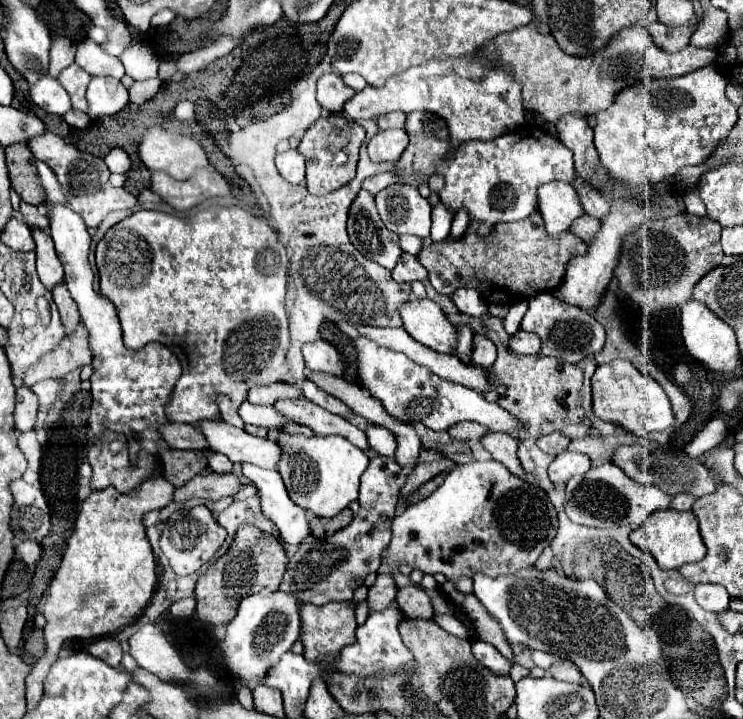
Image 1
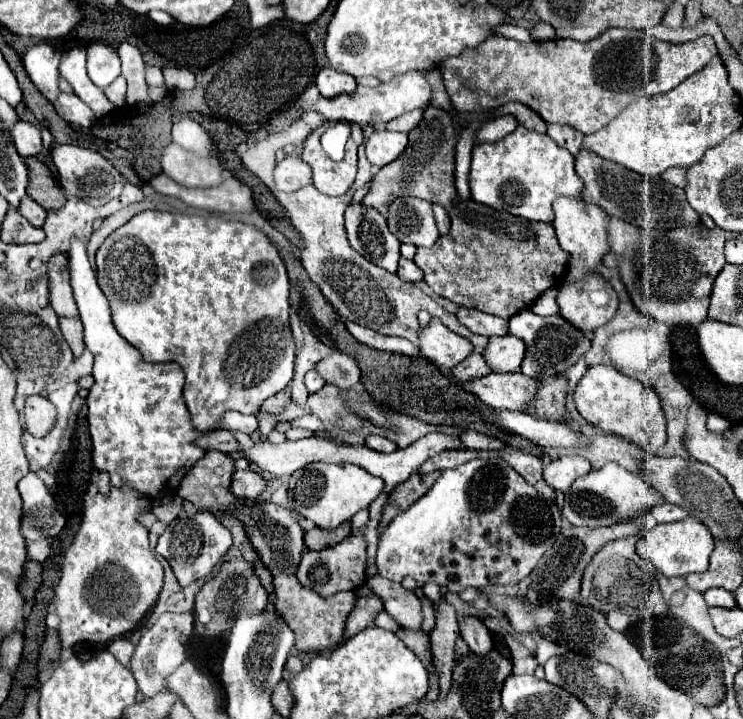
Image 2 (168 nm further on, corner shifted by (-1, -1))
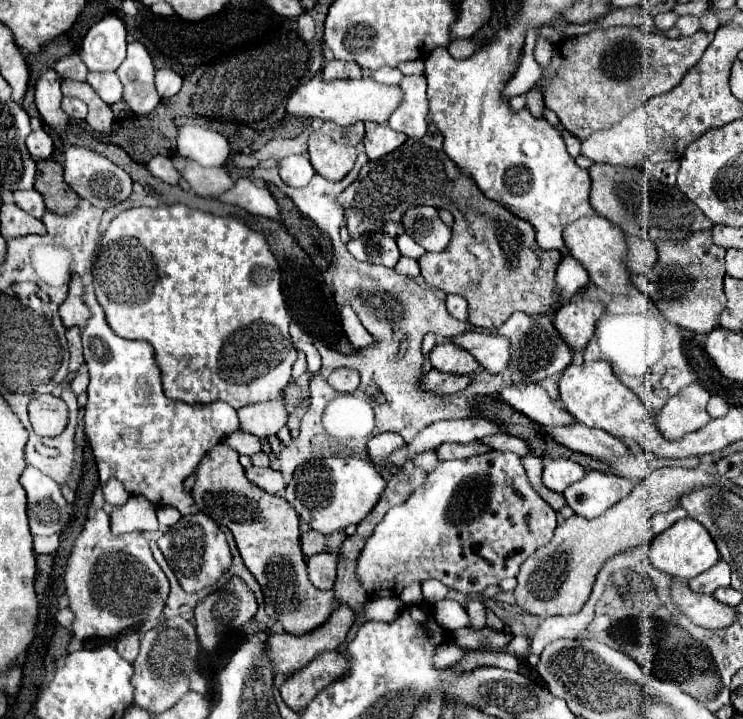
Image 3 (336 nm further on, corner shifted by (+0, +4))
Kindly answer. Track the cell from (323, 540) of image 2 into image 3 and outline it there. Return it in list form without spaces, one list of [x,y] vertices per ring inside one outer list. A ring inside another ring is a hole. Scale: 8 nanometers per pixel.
[[[309,530],[307,534],[301,536],[301,550],[303,550],[303,554],[307,558],[315,556],[319,552],[331,552],[331,554],[335,554],[339,550],[339,546],[343,544],[345,538],[347,536],[345,536],[343,530],[333,532],[333,534],[321,534],[321,532]]]

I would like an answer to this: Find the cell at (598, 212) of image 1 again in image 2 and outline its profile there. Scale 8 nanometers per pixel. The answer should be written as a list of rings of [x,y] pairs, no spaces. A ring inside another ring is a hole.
[[[608,217],[608,243],[610,243],[610,251],[620,257],[618,263],[620,277],[628,289],[628,295],[632,297],[632,303],[640,313],[646,313],[660,323],[692,325],[692,327],[700,325],[708,317],[712,283],[726,263],[724,259],[726,233],[722,229],[718,227],[708,229],[702,223],[698,223],[692,227],[678,227],[670,231],[656,231],[656,229],[646,231],[636,225],[628,225],[618,217]]]

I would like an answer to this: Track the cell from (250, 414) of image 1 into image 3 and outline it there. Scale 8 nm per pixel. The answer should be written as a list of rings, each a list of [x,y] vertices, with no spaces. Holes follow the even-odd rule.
[[[91,274],[83,276],[85,286],[85,302],[91,308],[91,318],[87,326],[83,328],[83,354],[85,364],[89,372],[89,400],[85,406],[85,434],[89,440],[89,446],[93,450],[97,470],[101,484],[105,484],[109,478],[115,478],[123,482],[125,490],[129,494],[141,494],[155,506],[173,506],[183,516],[189,516],[191,512],[197,512],[193,496],[185,490],[183,480],[199,466],[201,458],[221,442],[223,434],[231,434],[239,430],[239,418],[237,410],[231,408],[227,402],[215,402],[215,404],[199,404],[189,406],[185,402],[169,400],[163,394],[161,384],[161,372],[155,364],[155,354],[151,344],[147,342],[129,342],[125,338],[119,338],[107,324],[103,308],[99,308],[99,302],[93,294]]]

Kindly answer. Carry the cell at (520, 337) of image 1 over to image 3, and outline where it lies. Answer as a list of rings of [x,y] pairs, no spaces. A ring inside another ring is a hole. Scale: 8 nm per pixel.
[[[465,332],[449,338],[449,342],[469,352],[479,362],[479,366],[491,374],[499,374],[507,368],[509,342],[505,336],[489,332]]]

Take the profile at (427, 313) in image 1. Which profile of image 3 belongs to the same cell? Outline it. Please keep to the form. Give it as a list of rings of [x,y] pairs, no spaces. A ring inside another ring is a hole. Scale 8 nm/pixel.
[[[441,340],[429,354],[429,360],[431,360],[431,366],[439,372],[445,372],[445,374],[475,374],[479,370],[479,364],[477,360],[461,350],[459,346],[451,344],[449,340]]]

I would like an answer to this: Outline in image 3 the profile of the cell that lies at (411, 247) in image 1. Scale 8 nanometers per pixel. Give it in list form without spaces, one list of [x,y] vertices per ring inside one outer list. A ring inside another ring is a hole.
[[[409,234],[399,236],[399,238],[397,238],[397,246],[399,246],[401,254],[407,256],[407,258],[415,258],[415,260],[419,260],[419,258],[425,254],[425,250],[423,250],[423,248],[421,248]]]

